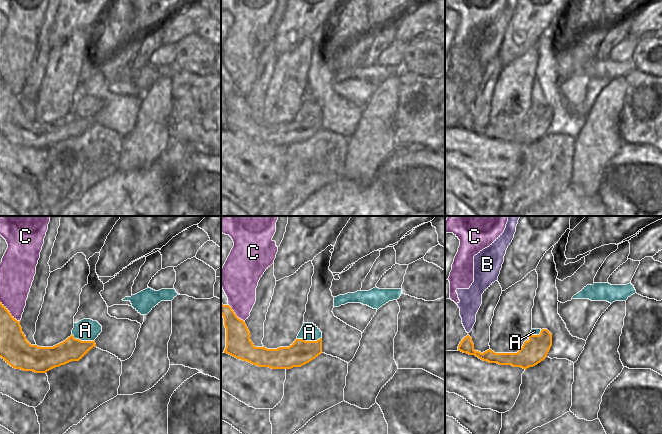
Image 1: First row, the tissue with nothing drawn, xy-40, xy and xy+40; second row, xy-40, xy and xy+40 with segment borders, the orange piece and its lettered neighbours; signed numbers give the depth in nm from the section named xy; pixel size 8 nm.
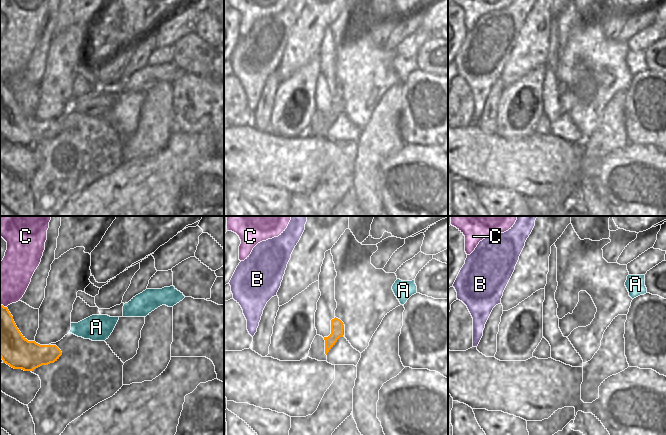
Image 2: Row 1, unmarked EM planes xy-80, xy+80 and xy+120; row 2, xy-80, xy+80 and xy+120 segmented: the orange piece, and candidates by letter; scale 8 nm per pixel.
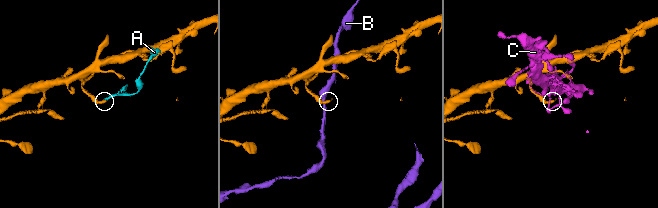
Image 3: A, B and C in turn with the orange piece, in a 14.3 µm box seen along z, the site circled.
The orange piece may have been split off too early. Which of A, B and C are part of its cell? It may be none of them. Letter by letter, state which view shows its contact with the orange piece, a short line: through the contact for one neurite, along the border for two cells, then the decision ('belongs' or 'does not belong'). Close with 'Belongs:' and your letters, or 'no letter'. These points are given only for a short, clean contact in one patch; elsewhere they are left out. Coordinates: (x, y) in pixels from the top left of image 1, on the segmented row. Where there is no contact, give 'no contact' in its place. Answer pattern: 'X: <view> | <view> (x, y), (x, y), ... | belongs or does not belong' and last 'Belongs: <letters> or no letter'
A: xy-40 | xy-40 (72, 334), (75, 338), (81, 340), (94, 340) | does not belong
B: no contact | does not belong
C: xy-40 | xy-40 (0, 302), (19, 321) | does not belong
Belongs: no letter

